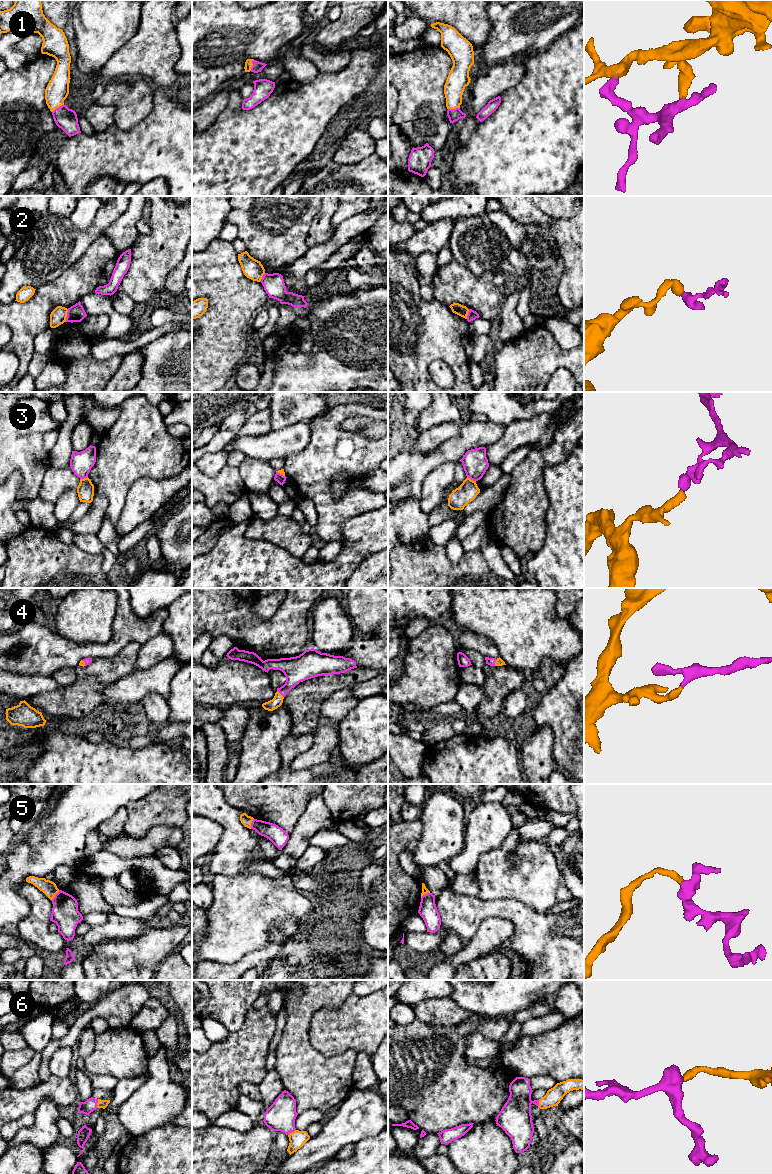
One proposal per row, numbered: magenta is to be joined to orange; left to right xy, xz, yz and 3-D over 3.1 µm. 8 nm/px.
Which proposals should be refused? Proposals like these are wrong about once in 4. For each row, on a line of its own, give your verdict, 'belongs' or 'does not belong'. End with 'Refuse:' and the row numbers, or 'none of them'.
1: belongs
2: does not belong
3: does not belong
4: belongs
5: does not belong
6: belongs
Refuse: 2, 3, 5

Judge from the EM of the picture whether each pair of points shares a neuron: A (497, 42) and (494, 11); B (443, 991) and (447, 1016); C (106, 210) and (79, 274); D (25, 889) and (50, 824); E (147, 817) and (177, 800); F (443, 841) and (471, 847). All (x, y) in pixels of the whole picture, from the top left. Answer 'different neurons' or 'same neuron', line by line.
A: same neuron
B: different neurons
C: different neurons
D: different neurons
E: same neuron
F: different neurons

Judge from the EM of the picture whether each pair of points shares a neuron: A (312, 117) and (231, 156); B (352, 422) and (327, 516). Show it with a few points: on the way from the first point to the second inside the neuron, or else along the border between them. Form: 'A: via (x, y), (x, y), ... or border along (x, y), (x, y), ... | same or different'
A: via (292, 120), (264, 145), (251, 152) | same
B: border along (340, 424), (360, 437), (372, 439) | different

